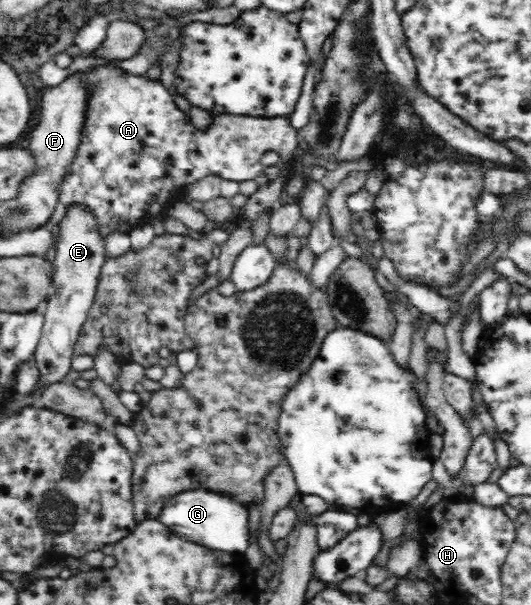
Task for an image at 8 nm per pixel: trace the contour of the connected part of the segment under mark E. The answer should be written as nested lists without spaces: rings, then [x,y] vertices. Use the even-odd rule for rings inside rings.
[[[80,204],[70,206],[59,221],[59,227],[59,238],[55,245],[56,256],[53,260],[54,292],[46,301],[43,331],[33,355],[38,368],[38,381],[34,389],[25,396],[32,395],[37,390],[43,392],[52,384],[62,382],[70,373],[74,346],[86,321],[88,310],[94,303],[101,267],[107,258],[104,240],[96,230],[94,214],[88,208]]]

